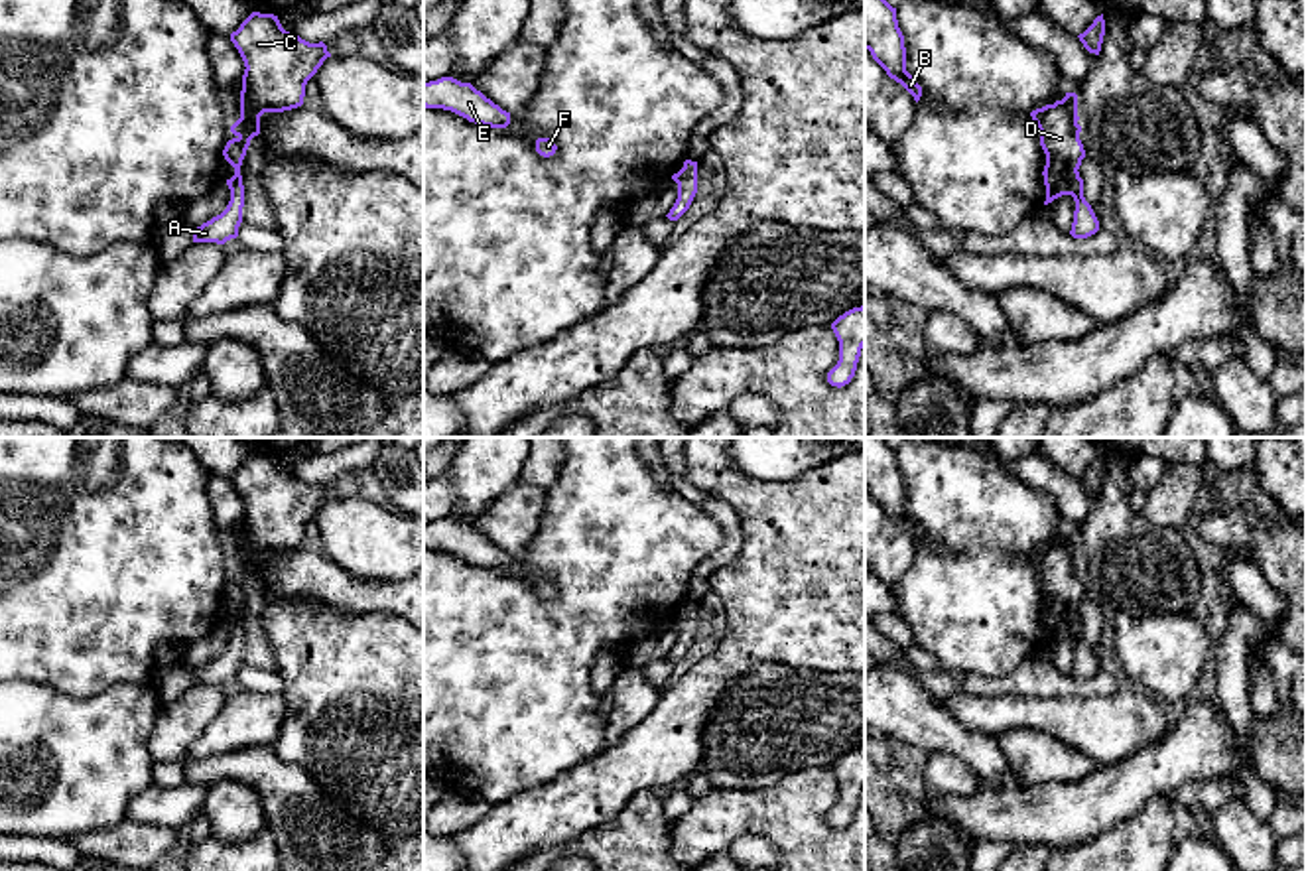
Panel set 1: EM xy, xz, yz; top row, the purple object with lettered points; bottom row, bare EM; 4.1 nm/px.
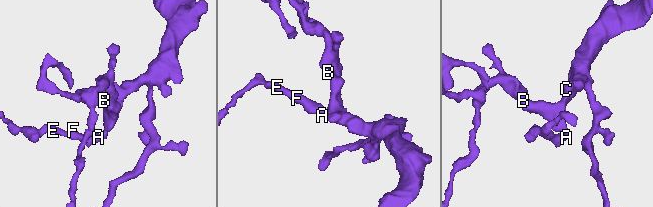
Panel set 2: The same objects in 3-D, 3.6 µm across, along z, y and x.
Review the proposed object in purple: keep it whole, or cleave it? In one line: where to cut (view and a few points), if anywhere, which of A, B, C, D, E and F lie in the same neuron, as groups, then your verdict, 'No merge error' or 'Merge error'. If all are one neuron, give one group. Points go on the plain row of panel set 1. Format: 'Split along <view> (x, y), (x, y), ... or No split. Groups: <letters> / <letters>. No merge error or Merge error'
No split. Groups: A B C D E F. No merge error

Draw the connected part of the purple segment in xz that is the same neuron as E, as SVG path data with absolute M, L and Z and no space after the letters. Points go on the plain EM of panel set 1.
M453 518L424 524L424 548L451 552L469 564L506 570L510 554L502 552L471 524L461 524Z

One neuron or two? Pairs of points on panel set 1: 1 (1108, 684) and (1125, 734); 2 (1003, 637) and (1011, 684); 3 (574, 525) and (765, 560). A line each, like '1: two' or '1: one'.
1: two
2: two
3: two

